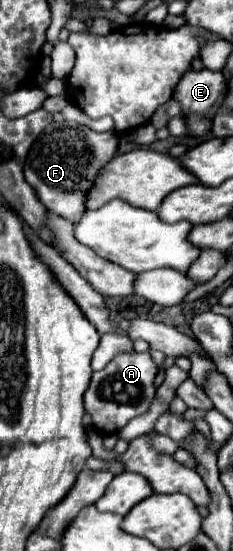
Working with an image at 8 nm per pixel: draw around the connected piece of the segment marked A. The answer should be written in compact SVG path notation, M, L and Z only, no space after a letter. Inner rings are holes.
M122 352L100 372L92 374L92 382L84 394L84 408L92 416L92 424L100 434L118 434L132 418L142 416L150 410L156 398L154 378L158 374L158 364L152 360L150 352Z

